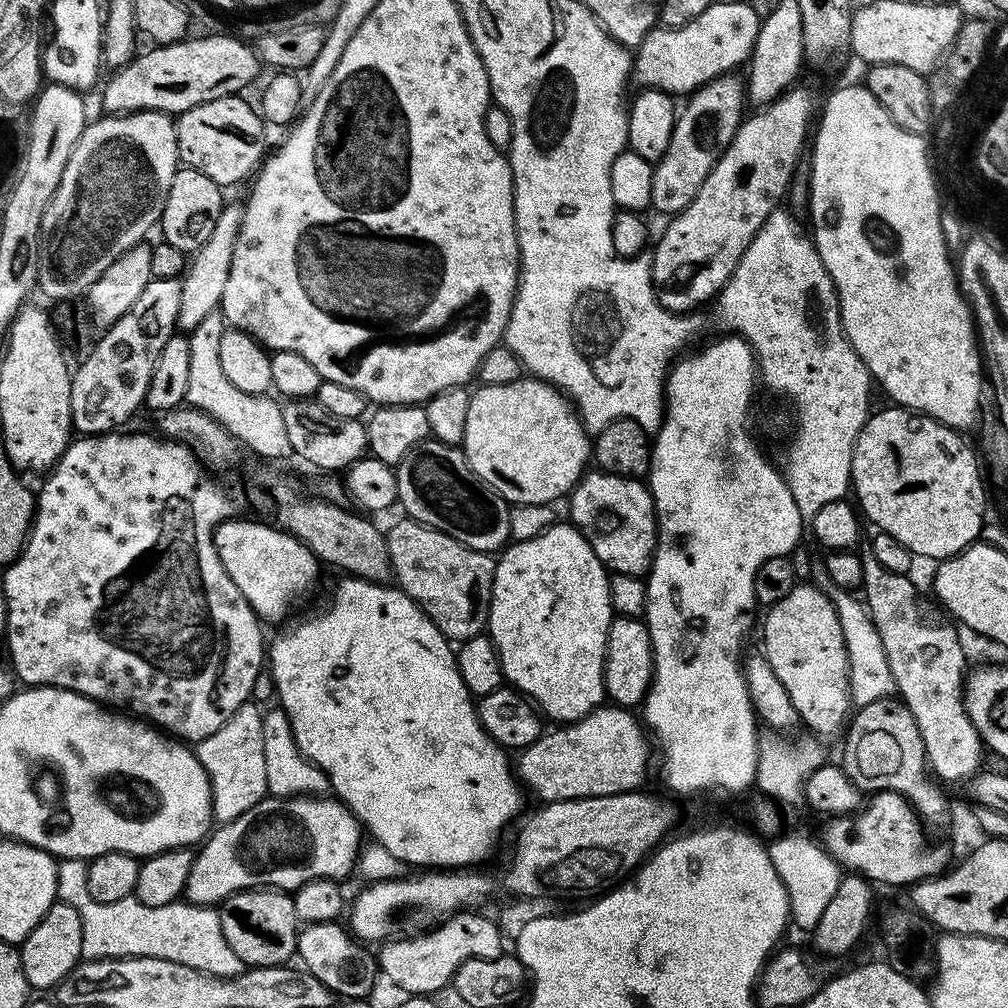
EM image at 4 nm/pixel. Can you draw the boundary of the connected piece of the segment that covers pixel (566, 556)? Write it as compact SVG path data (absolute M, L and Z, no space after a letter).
M568 522L553 524L551 528L546 529L542 534L538 534L538 538L509 543L499 553L496 560L496 573L492 583L492 601L488 611L487 635L491 636L496 644L496 652L500 655L500 665L504 671L505 681L515 688L521 696L531 701L547 719L549 716L550 719L556 720L552 722L557 725L574 724L577 720L582 719L583 716L590 714L595 708L599 708L605 703L604 659L606 658L608 631L614 619L612 603L610 602L610 590L608 589L608 577L609 573L606 571L604 563L596 557L590 542L586 542L583 534Z

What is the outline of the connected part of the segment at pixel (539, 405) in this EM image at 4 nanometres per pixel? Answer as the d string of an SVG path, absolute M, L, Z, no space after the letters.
M535 378L506 382L506 386L485 384L477 389L470 395L462 445L472 473L483 484L490 485L509 505L552 504L559 496L567 497L590 464L590 436L580 423L572 401L548 381Z

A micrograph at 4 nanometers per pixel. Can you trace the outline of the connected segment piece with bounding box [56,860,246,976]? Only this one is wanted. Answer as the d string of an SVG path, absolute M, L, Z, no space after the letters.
M60 860L56 866L56 895L59 903L74 906L82 918L84 960L119 960L126 956L162 958L190 966L215 976L236 976L246 966L222 934L220 913L215 907L177 902L166 906L146 906L135 895L122 902L97 902L86 890L88 861Z

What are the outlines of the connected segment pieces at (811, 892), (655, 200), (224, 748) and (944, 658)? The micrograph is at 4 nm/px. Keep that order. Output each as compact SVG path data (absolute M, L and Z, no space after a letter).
M798 832L777 835L767 845L767 850L778 876L786 886L791 923L802 930L815 931L823 911L838 890L842 875L840 865L825 851L823 845Z
M729 74L700 85L689 95L686 108L679 111L670 145L655 163L651 178L651 207L665 216L676 215L694 200L706 175L737 133L744 117L742 108L746 105L746 92L743 81L736 78Z
M257 703L243 704L214 734L195 745L196 757L208 772L213 817L219 823L240 817L266 795L306 796L329 791L326 773L300 753L283 708L272 707L263 720Z
M871 550L861 551L859 558L864 575L862 591L868 603L866 608L882 638L899 699L909 708L921 731L927 763L941 781L967 781L969 776L981 771L982 741L964 712L964 644L951 623L939 624L920 613L920 600L916 597L916 584L911 575L886 570Z

